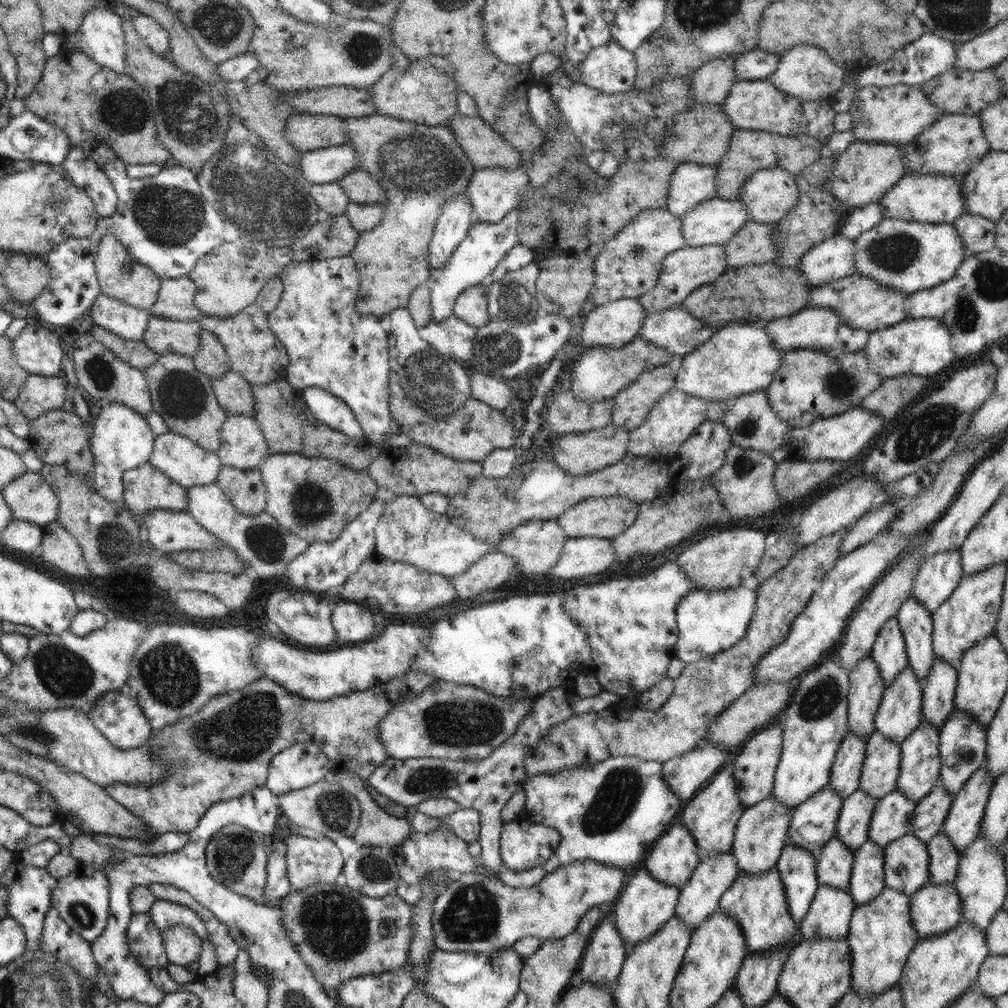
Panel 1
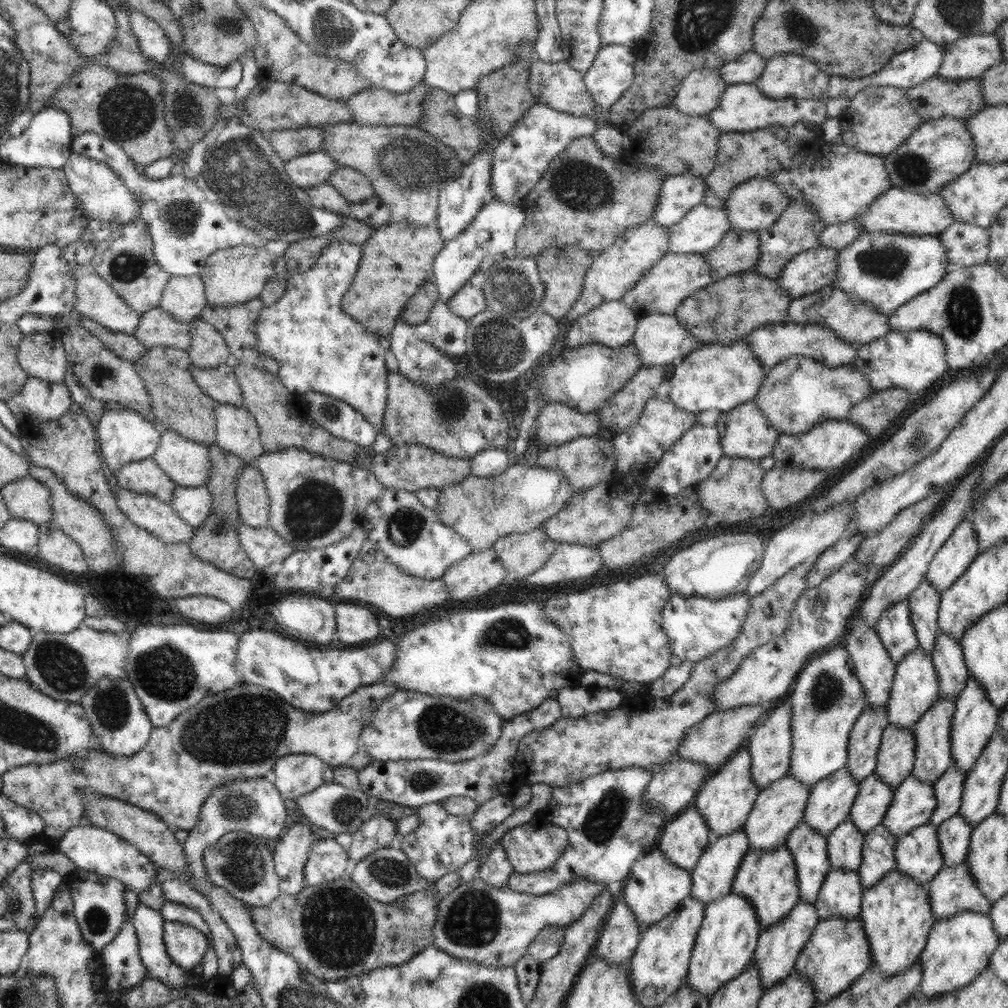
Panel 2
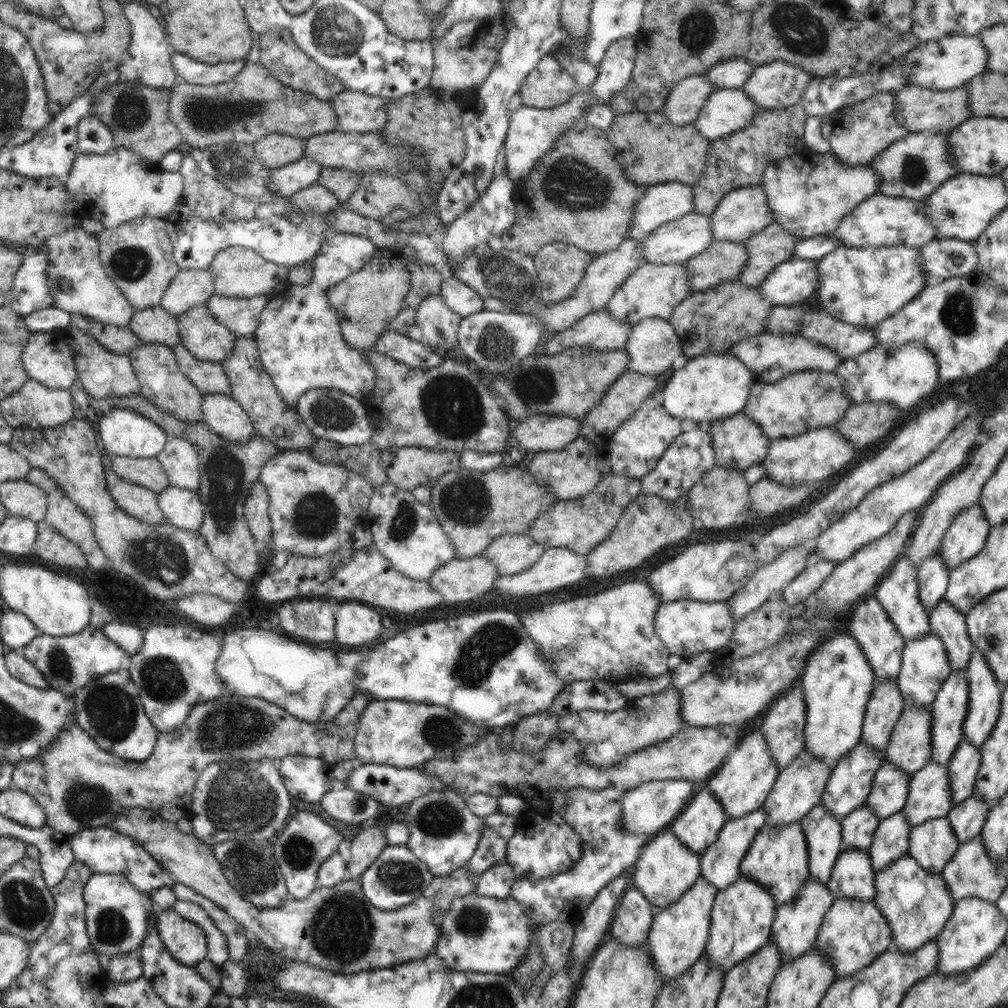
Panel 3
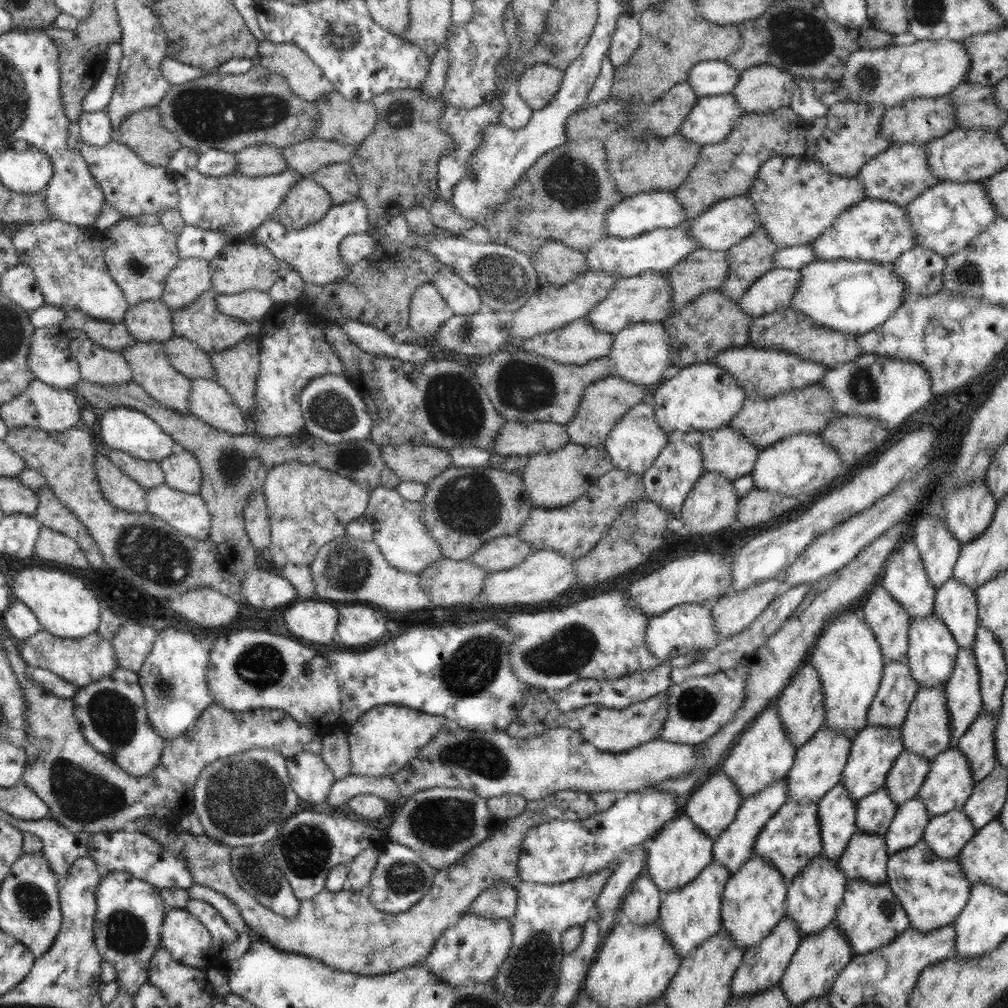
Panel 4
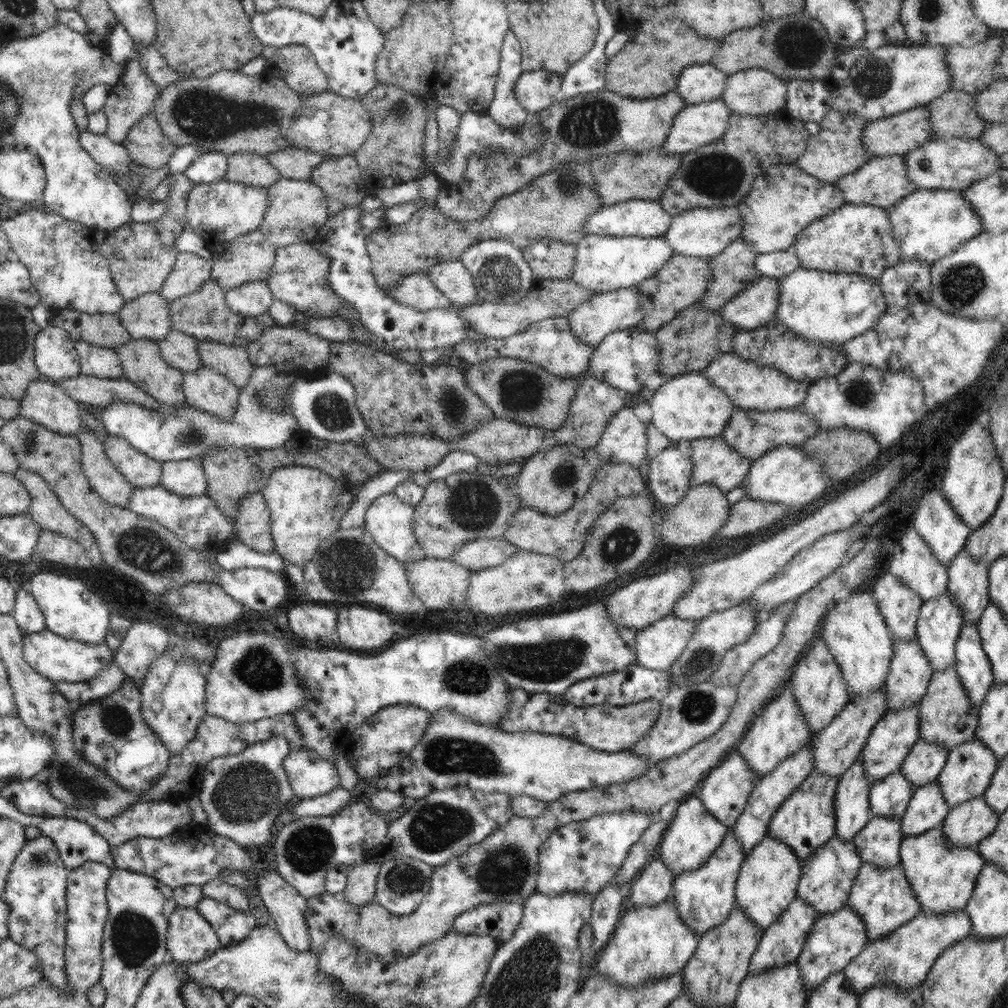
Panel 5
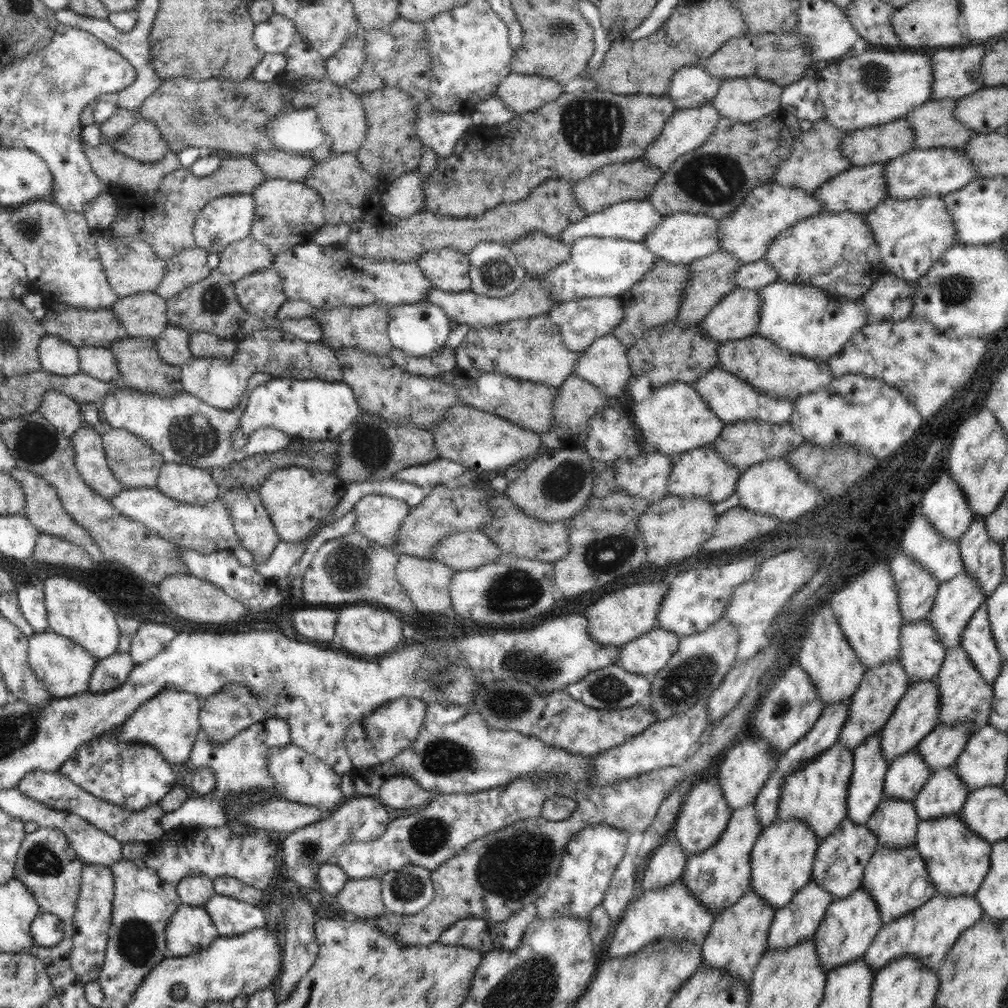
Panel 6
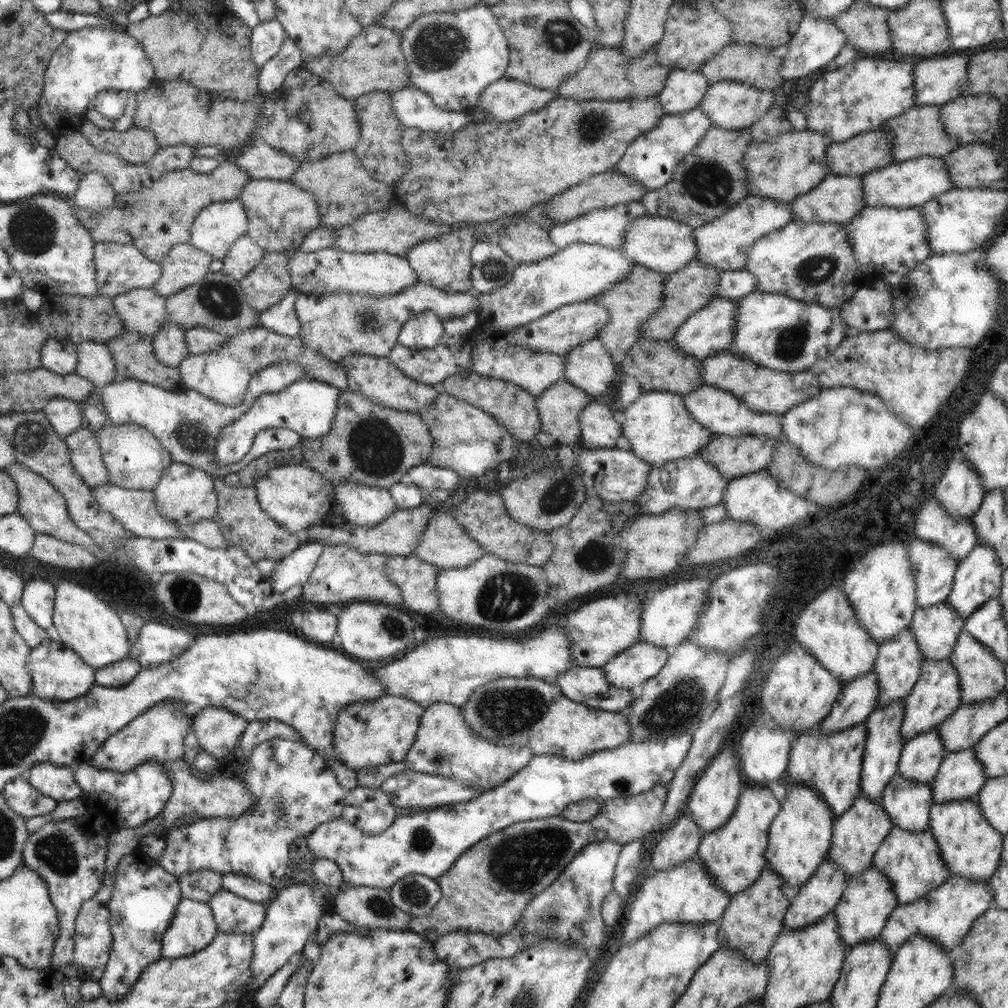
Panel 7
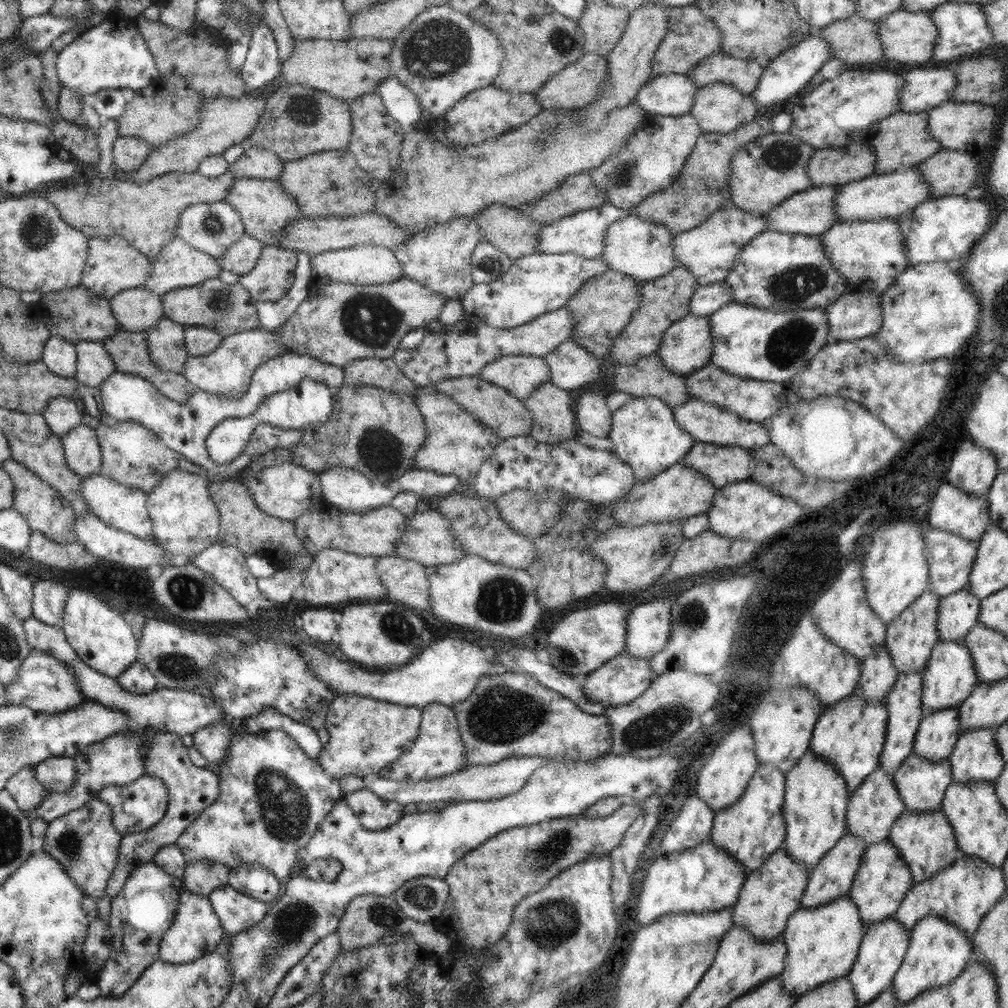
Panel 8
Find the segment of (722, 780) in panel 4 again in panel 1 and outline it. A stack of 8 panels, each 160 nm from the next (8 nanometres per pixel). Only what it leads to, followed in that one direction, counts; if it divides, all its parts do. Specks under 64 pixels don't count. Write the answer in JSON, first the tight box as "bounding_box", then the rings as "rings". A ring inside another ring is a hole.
{"bounding_box":[642,822,702,887],"rings":[[[680,822],[658,837],[652,845],[652,851],[642,860],[642,865],[658,882],[683,887],[687,882],[697,864],[702,859],[695,838],[691,832]]]}

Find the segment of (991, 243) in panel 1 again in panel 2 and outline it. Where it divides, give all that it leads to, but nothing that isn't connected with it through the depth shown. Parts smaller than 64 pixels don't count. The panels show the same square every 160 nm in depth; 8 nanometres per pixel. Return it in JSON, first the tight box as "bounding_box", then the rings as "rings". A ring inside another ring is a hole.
{"bounding_box":[939,222,988,269],"rings":[[[953,222],[939,235],[950,269],[961,269],[988,261],[988,231],[974,224]]]}

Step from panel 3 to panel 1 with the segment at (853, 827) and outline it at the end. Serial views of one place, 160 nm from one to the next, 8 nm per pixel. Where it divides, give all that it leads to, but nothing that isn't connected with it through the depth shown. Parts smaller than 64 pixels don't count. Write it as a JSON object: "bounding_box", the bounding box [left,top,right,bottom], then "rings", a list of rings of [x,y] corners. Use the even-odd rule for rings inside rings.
{"bounding_box":[816,836,854,890],"rings":[[[833,836],[822,848],[817,857],[816,874],[819,884],[838,890],[849,890],[854,850]]]}

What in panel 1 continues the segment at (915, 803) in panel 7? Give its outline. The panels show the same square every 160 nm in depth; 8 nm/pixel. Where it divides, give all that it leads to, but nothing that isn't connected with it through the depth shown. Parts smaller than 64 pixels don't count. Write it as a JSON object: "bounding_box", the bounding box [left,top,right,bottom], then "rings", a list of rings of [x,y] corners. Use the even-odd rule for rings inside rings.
{"bounding_box":[799,884,855,941],"rings":[[[819,884],[806,916],[799,922],[802,941],[846,937],[855,908],[849,890]]]}

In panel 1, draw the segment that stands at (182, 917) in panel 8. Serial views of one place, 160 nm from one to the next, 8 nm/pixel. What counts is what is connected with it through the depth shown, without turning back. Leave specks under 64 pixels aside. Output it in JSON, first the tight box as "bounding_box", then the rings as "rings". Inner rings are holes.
{"bounding_box":[161,925,204,967],"rings":[[[184,925],[170,927],[161,932],[161,936],[165,955],[170,963],[186,967],[199,959],[204,940],[192,928]]]}

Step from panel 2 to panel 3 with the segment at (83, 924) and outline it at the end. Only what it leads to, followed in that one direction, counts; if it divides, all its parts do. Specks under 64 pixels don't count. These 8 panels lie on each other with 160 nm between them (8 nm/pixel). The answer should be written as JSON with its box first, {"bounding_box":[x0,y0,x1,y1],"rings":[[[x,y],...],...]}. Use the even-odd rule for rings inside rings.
{"bounding_box":[84,873,158,956],"rings":[[[92,873],[84,885],[87,936],[98,955],[108,956],[138,951],[146,938],[147,922],[158,909],[148,892],[142,892],[121,874]]]}

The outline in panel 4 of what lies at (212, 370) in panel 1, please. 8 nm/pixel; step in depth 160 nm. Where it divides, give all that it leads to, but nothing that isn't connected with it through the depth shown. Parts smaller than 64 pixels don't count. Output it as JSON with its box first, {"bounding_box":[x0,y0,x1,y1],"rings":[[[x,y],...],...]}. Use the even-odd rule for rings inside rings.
{"bounding_box":[171,288,263,355],"rings":[[[211,288],[203,292],[192,304],[171,312],[174,336],[191,340],[196,343],[198,348],[201,348],[209,355],[213,352],[222,352],[233,347],[246,337],[258,338],[263,321],[244,323],[239,319],[225,316],[217,309],[215,301],[216,295],[217,293]]]}

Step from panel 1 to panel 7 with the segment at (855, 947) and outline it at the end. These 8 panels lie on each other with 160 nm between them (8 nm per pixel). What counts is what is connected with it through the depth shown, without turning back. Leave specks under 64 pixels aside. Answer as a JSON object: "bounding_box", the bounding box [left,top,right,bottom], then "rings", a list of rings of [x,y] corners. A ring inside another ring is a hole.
{"bounding_box":[929,798,1003,880],"rings":[[[975,798],[933,804],[930,810],[929,829],[940,847],[941,859],[949,868],[950,875],[956,874],[970,880],[987,880],[991,877],[1000,864],[1003,835],[985,820]]]}

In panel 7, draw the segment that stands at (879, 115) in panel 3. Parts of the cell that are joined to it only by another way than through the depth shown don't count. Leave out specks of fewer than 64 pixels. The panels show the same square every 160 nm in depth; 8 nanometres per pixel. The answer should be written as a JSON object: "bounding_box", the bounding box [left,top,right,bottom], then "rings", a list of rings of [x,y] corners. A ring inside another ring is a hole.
{"bounding_box":[743,129,831,204],"rings":[[[806,129],[790,131],[774,136],[766,142],[750,143],[743,160],[747,170],[747,196],[776,199],[784,204],[792,204],[792,200],[811,192],[831,173],[827,159],[827,148],[831,141],[827,136]]]}

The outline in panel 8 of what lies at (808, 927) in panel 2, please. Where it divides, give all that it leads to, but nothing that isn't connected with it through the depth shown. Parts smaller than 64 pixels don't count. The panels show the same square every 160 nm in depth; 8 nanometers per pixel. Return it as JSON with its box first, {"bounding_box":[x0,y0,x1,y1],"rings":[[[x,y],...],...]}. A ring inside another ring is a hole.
{"bounding_box":[845,766,906,846],"rings":[[[879,766],[850,795],[850,802],[848,802],[848,810],[845,816],[846,831],[855,834],[857,838],[865,842],[866,846],[872,846],[886,839],[890,834],[892,825],[895,824],[895,820],[906,809],[906,806],[902,803],[902,797],[898,795],[897,788],[893,783],[892,775],[887,774]]]}

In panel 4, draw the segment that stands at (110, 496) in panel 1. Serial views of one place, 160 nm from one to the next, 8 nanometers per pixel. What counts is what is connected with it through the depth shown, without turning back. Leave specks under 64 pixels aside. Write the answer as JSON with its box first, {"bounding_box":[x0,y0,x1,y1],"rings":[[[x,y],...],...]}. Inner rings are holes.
{"bounding_box":[99,407,176,463],"rings":[[[114,407],[99,413],[101,437],[104,444],[112,449],[127,452],[138,459],[160,463],[164,458],[176,451],[175,440],[165,432],[149,416],[134,408]]]}

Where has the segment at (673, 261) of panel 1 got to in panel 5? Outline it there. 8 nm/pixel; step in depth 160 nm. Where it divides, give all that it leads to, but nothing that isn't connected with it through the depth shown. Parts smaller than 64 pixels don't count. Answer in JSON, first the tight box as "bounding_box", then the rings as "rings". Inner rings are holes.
{"bounding_box":[568,286,642,347],"rings":[[[638,286],[617,288],[604,293],[594,293],[576,311],[568,313],[572,332],[581,343],[595,347],[611,332],[635,328],[642,321],[641,292]]]}

